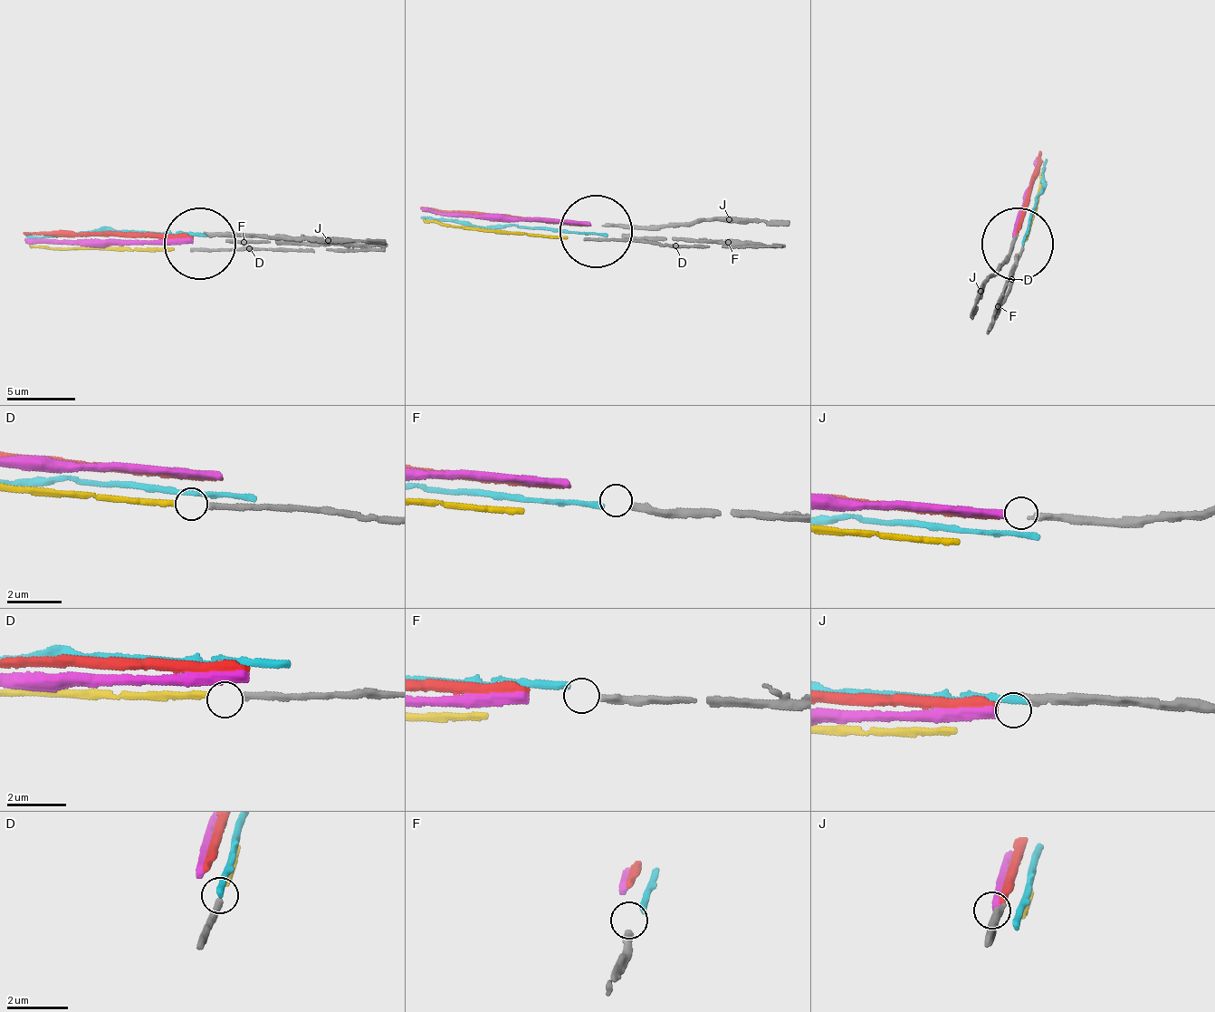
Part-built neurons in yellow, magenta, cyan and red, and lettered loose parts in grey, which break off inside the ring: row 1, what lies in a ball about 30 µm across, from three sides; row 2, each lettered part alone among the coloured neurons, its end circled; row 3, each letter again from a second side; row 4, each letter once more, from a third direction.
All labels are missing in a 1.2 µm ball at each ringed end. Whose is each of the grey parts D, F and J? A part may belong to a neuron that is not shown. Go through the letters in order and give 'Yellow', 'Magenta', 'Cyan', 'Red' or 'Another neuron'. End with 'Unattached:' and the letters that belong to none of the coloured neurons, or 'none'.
D: Yellow
F: Another neuron
J: Red
Unattached: F

